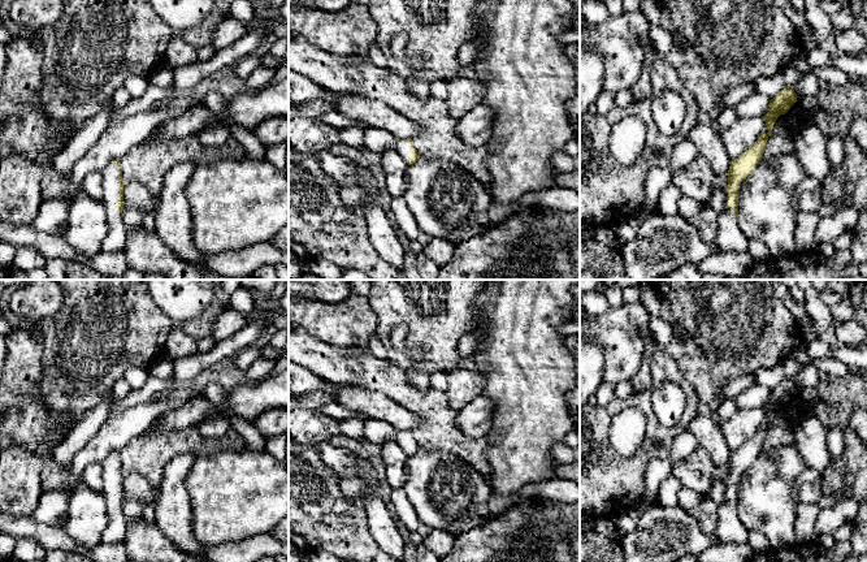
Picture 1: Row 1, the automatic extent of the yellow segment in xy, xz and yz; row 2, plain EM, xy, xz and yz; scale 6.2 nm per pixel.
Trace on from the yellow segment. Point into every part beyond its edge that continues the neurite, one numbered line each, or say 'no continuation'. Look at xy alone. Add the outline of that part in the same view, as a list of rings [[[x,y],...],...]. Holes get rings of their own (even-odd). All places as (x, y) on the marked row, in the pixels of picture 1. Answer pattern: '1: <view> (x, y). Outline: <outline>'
1: xy (115, 241). Outline: [[[109,163],[101,174],[101,200],[108,213],[108,233],[101,242],[101,251],[121,252],[126,243],[127,230],[122,220],[122,213],[117,211],[118,163]]]

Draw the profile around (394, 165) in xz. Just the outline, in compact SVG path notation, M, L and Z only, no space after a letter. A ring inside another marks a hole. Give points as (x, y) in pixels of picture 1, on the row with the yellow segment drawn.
M386 150L381 154L385 169L385 189L393 198L403 198L406 194L407 163L396 150Z

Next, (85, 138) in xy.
M114 105L92 116L86 125L52 159L51 167L58 176L68 176L75 161L82 157L99 139L109 125Z

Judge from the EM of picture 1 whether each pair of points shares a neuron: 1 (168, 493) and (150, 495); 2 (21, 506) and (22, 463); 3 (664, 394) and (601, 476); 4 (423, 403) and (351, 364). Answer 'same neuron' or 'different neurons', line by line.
1: different neurons
2: same neuron
3: different neurons
4: same neuron

